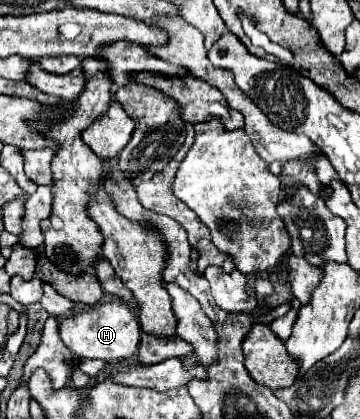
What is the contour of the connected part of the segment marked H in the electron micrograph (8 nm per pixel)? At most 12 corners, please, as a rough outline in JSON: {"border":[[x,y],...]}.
{"border":[[106,300],[60,322],[76,358],[116,364],[136,352],[140,326]]}

